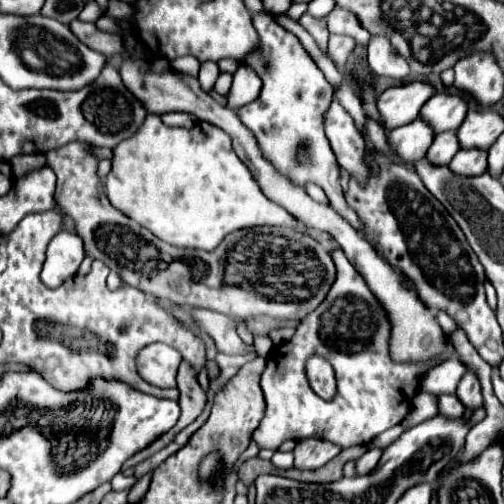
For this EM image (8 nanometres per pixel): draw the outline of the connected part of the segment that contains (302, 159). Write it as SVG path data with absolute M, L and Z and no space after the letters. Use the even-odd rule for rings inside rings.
M254 15L254 27L258 29L262 49L258 51L258 59L250 57L246 65L258 73L264 87L256 101L236 109L238 117L256 135L262 153L280 173L302 187L306 183L320 185L330 207L362 233L364 225L344 199L338 181L340 167L322 129L322 113L326 113L334 95L332 85L326 81L324 73L314 65L314 61L310 61L310 55L304 53L300 41L290 35L290 31L282 29L270 15ZM290 161L296 165L290 165Z

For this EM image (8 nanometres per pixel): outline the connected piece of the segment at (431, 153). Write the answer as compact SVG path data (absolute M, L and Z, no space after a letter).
M442 131L436 133L436 139L428 149L426 159L434 161L434 165L448 165L458 151L460 151L460 143L456 131Z

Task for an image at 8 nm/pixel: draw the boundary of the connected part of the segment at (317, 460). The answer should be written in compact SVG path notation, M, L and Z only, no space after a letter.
M300 439L296 441L296 449L294 449L294 467L322 467L326 465L330 459L334 459L342 449L338 449L338 445L330 445L330 441L322 441L322 439Z

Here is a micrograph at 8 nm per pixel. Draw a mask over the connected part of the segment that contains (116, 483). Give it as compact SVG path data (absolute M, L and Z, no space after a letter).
M118 473L118 475L114 475L114 479L110 483L112 483L114 491L122 491L122 489L130 489L134 485L134 481L136 481L136 477L126 477L126 475Z

